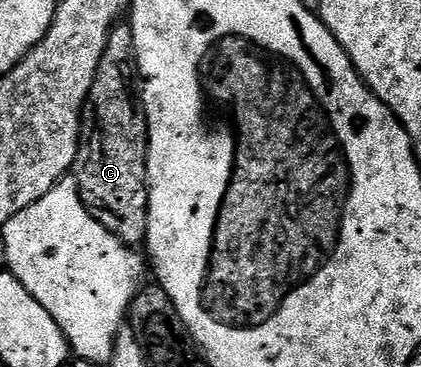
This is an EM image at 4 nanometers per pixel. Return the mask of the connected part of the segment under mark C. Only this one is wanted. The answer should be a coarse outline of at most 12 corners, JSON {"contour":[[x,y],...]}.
{"contour":[[134,32],[108,35],[82,109],[82,202],[146,240],[150,133]]}

